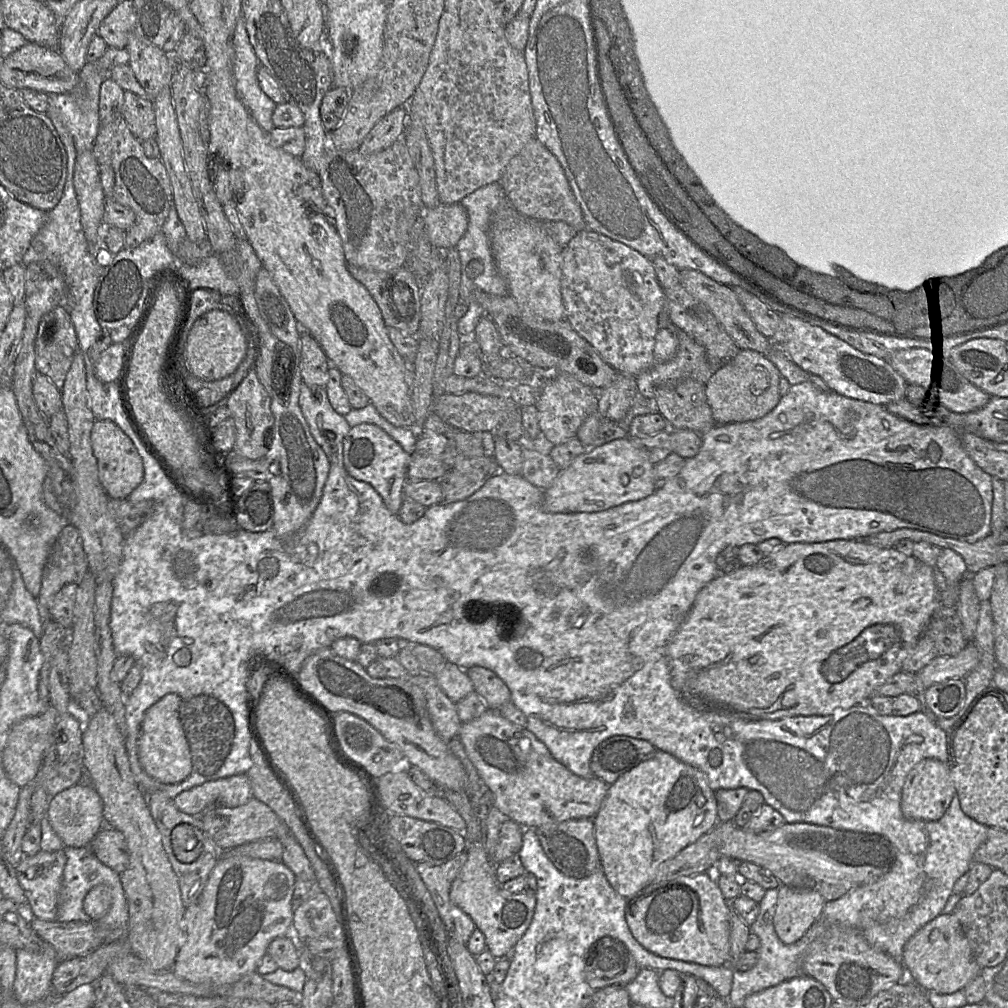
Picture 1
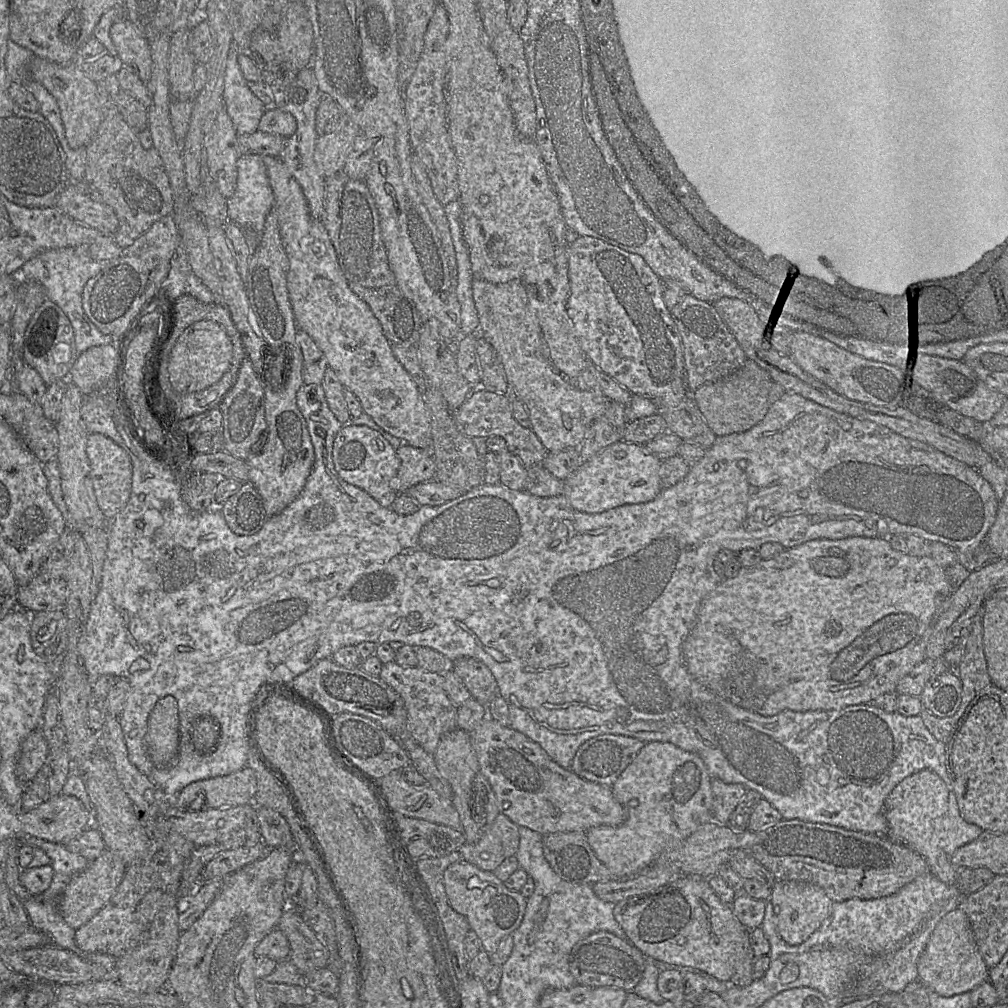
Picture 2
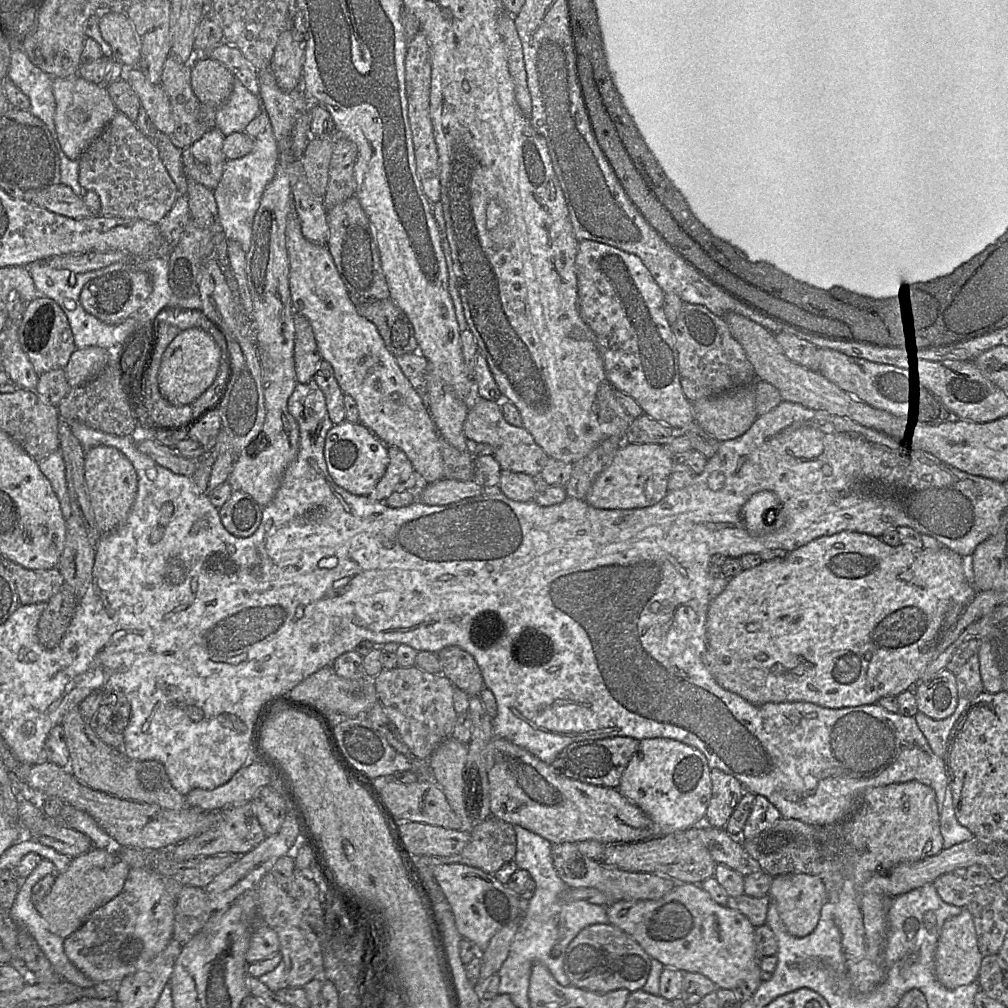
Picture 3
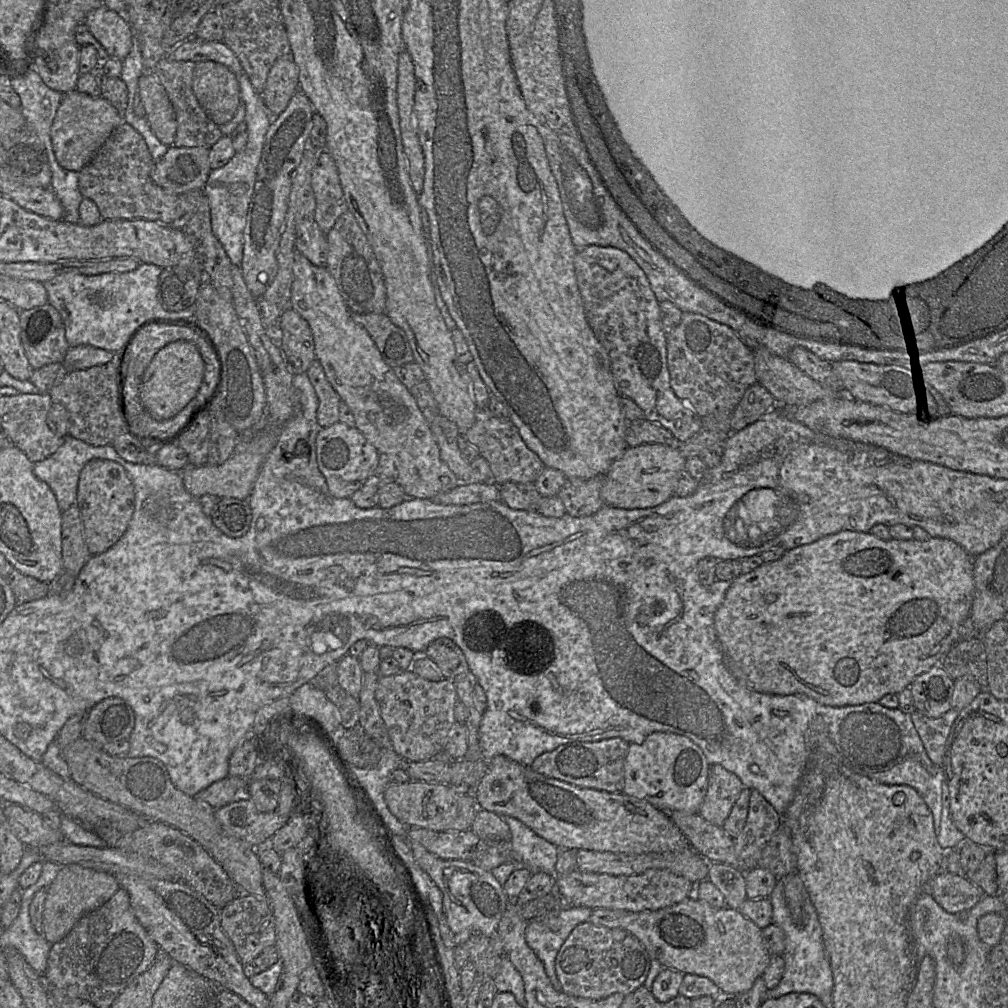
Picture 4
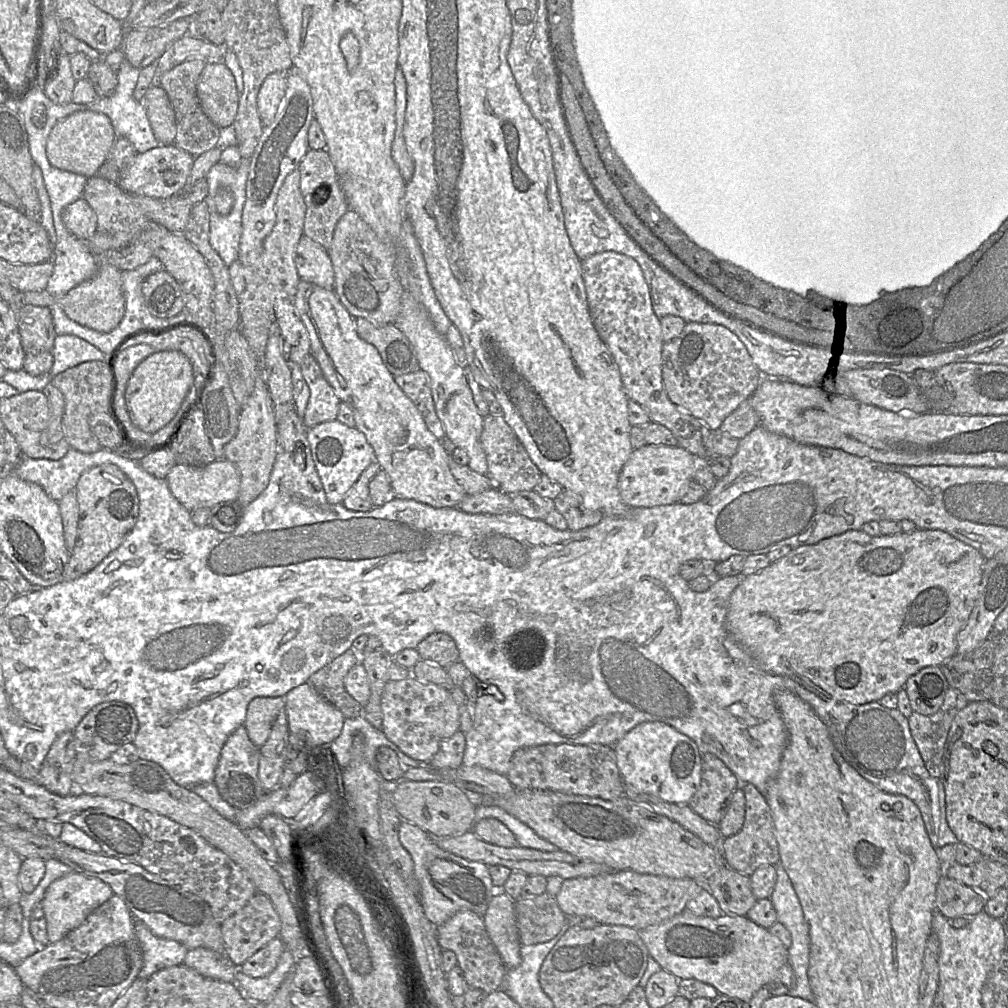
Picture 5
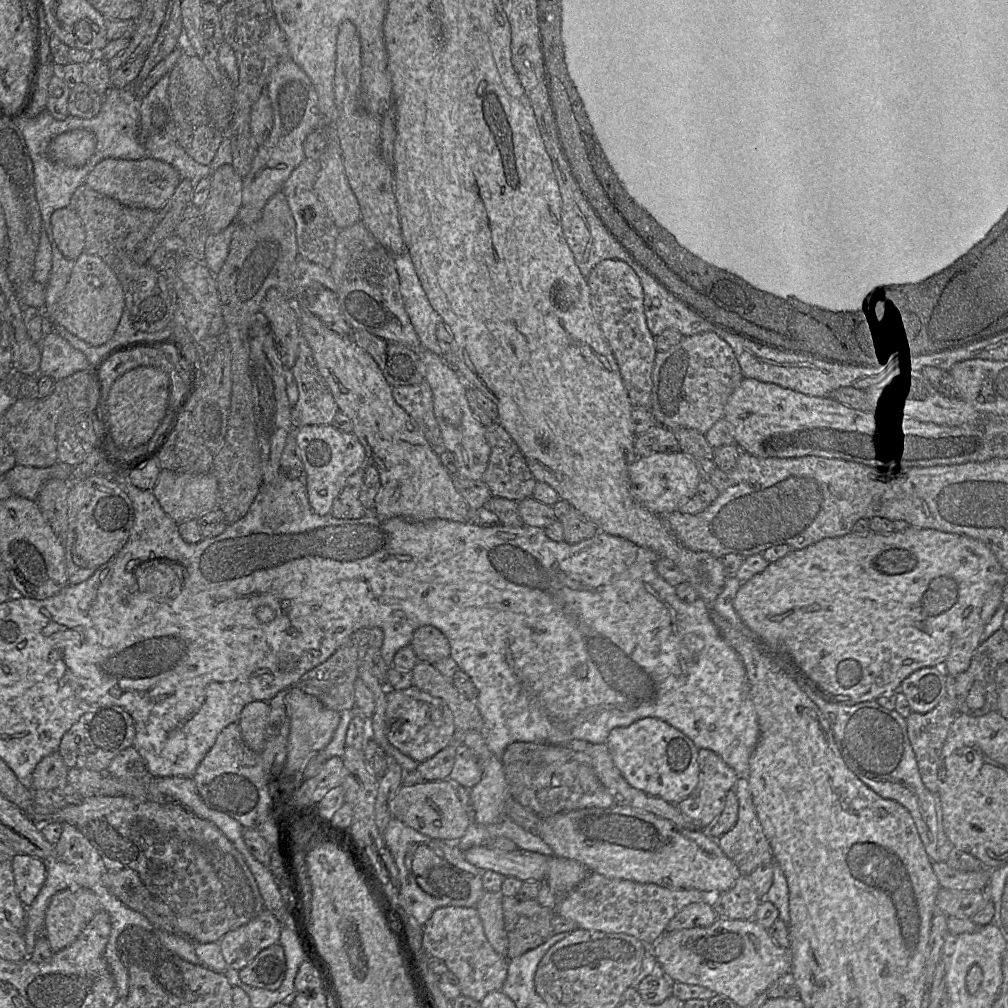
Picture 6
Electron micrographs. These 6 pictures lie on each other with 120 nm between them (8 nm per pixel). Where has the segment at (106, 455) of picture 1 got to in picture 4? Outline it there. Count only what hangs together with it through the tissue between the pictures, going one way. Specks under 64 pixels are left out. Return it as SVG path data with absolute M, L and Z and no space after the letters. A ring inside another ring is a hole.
M94 459L81 470L77 487L84 537L91 555L108 550L125 533L135 509L134 485L122 465L112 460Z

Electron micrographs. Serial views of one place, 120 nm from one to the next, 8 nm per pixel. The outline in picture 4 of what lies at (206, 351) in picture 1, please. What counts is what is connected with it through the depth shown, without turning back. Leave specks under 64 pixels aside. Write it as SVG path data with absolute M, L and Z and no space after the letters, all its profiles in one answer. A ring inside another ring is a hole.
M185 340L171 342L160 349L147 366L140 386L140 399L144 408L156 420L167 420L177 415L198 393L204 375L209 377L210 362L207 354L207 364L193 343Z

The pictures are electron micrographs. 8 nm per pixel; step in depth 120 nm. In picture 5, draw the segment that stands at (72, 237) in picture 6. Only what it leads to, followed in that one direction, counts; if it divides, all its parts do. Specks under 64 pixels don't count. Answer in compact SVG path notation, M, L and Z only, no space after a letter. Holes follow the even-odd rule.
M82 197L63 209L62 220L66 229L81 240L88 241L97 232L97 216Z

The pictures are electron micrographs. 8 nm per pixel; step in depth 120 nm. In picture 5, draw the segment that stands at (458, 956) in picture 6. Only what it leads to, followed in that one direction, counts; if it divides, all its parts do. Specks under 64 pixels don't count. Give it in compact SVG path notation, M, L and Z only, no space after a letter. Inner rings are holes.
M459 910L446 922L437 926L437 941L442 950L451 950L457 956L469 988L479 988L488 995L502 987L507 967L486 930L483 918L470 910Z

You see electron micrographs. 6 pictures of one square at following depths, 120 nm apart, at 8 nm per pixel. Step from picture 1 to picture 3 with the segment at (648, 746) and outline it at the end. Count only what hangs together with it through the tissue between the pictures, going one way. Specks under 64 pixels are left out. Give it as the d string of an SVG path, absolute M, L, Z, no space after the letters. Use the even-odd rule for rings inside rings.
M622 736L574 742L559 753L551 767L558 774L570 779L617 789L639 742L637 739Z

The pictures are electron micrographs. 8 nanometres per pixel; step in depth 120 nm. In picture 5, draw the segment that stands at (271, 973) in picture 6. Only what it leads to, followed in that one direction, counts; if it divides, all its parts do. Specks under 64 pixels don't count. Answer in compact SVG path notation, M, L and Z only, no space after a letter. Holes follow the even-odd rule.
M278 936L238 967L239 971L253 978L266 977L277 967L284 950L285 946Z

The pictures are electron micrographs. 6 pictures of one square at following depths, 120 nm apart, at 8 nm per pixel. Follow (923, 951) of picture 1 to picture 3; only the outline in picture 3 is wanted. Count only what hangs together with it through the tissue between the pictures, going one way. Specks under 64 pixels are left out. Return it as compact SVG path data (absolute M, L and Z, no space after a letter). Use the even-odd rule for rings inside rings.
M964 908L960 914L948 918L942 926L934 958L936 978L950 990L975 982L982 958L972 915L968 908Z

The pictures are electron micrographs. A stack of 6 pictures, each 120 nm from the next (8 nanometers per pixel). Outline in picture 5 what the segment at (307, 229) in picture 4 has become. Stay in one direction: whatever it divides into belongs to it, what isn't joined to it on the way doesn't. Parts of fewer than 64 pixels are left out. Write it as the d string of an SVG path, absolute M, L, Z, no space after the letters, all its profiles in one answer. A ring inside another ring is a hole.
M304 234L296 247L295 263L300 280L334 290L335 278L329 252Z

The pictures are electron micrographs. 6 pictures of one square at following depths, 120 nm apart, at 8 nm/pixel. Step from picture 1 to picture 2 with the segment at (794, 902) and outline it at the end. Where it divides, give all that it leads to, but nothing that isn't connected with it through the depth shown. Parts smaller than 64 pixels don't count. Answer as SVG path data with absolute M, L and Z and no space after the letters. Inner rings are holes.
M776 880L769 897L776 915L777 931L789 945L799 945L815 932L830 915L832 900L816 884Z

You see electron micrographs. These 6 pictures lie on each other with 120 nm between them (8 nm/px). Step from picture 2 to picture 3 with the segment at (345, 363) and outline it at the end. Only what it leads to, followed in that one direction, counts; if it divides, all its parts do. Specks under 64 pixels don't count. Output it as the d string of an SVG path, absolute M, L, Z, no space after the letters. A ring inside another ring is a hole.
M294 212L289 217L286 226L286 248L293 309L309 320L322 358L333 367L335 378L343 393L350 395L357 404L359 423L372 431L386 445L401 449L427 484L442 479L444 467L440 449L441 435L428 409L397 364L396 357L386 347L376 325L358 313L327 245L318 245L308 241L301 232L300 222Z

